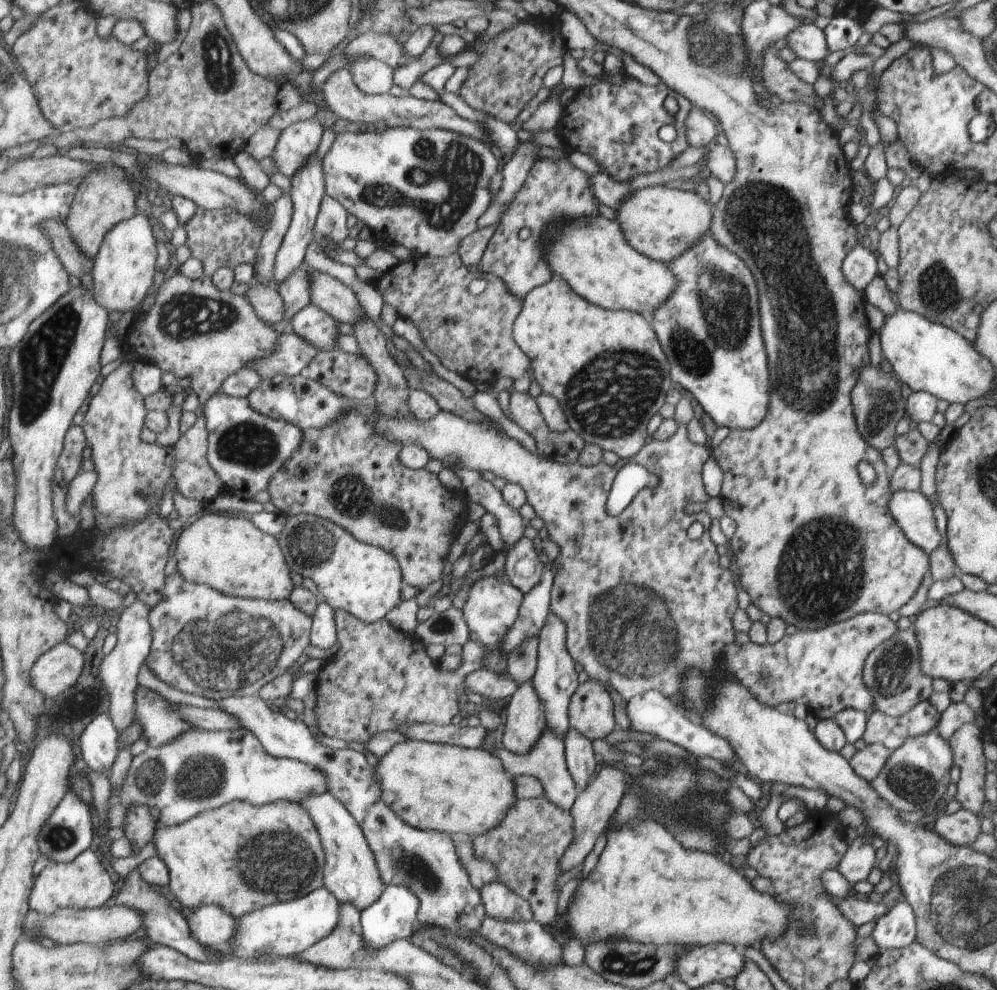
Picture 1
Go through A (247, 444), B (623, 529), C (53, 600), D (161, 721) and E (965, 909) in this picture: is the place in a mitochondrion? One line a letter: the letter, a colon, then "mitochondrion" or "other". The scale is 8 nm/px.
A: mitochondrion
B: other
C: other
D: mitochondrion
E: mitochondrion

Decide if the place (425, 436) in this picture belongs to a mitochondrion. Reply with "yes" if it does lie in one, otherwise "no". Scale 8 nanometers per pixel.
no

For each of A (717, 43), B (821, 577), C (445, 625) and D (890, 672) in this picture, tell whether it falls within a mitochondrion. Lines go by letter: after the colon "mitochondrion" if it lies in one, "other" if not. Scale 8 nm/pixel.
A: mitochondrion
B: mitochondrion
C: mitochondrion
D: mitochondrion

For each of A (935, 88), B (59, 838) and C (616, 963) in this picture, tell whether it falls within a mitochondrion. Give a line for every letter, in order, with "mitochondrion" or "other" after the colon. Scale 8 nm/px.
A: other
B: mitochondrion
C: mitochondrion

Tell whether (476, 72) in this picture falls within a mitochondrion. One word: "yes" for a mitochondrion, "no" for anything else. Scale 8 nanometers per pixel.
no

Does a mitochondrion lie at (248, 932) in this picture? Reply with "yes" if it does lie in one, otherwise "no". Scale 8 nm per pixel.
no

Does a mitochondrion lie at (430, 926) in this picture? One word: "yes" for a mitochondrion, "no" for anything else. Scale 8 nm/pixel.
no

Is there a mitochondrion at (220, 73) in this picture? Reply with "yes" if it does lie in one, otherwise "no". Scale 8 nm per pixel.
yes

